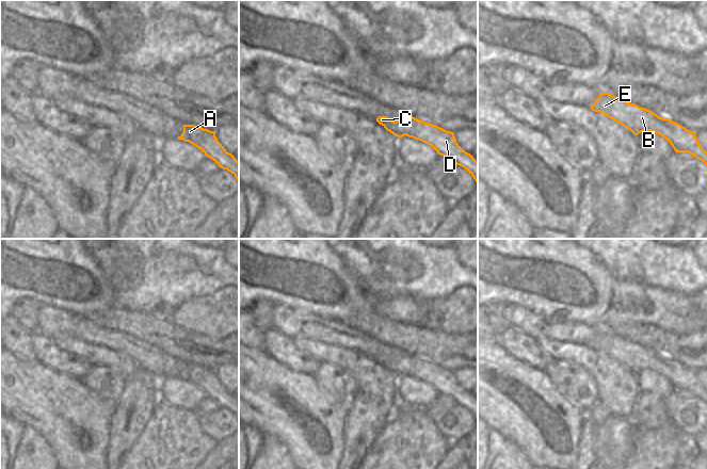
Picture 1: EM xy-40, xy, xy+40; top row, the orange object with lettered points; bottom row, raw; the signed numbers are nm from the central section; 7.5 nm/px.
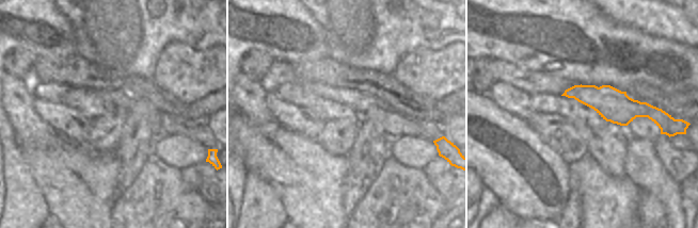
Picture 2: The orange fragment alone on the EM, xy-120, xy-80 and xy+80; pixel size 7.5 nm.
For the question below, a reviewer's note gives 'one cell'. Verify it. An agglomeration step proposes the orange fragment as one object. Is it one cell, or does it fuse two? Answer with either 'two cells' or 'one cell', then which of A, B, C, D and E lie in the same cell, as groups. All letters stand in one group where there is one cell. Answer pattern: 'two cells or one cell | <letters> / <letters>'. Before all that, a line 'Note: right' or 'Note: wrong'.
Note: right
one cell | A B C D E

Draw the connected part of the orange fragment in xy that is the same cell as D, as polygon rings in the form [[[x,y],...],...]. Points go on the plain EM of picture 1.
[[[401,352],[403,356],[400,359],[379,355],[376,360],[398,376],[406,374],[432,385],[438,393],[449,395],[464,406],[478,422],[478,400],[456,382],[453,371]]]

